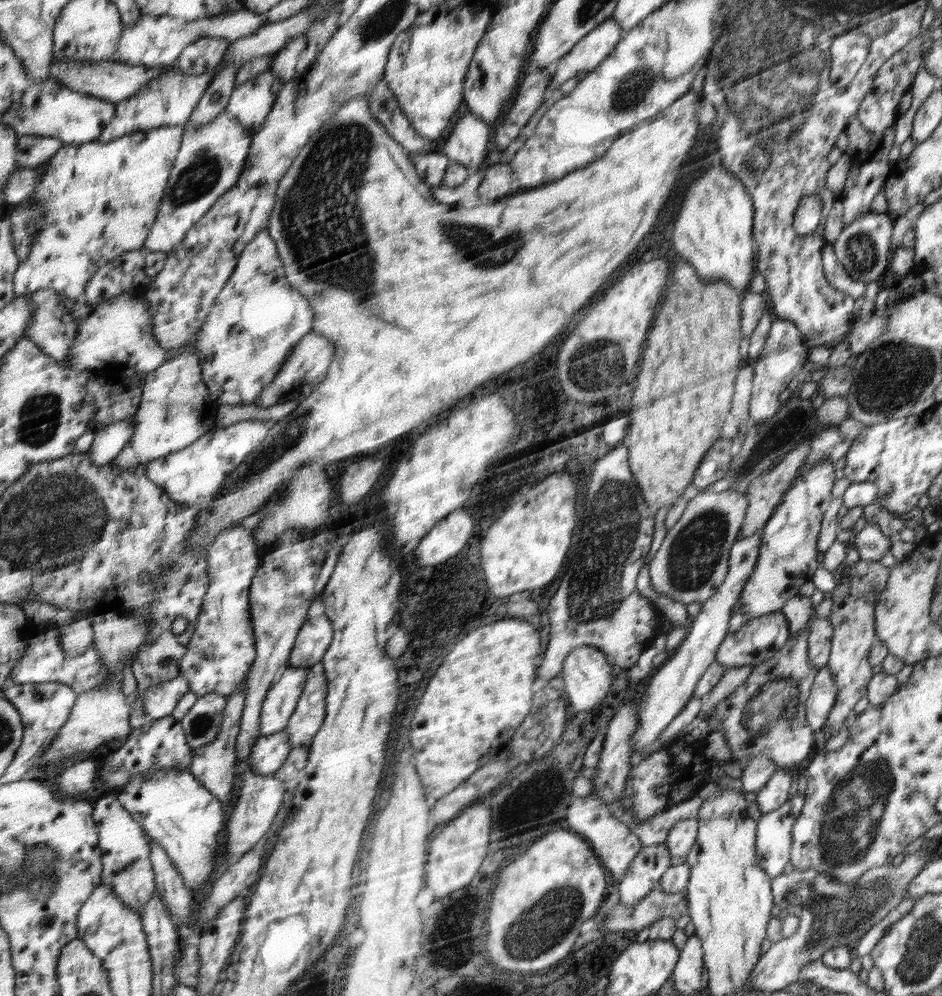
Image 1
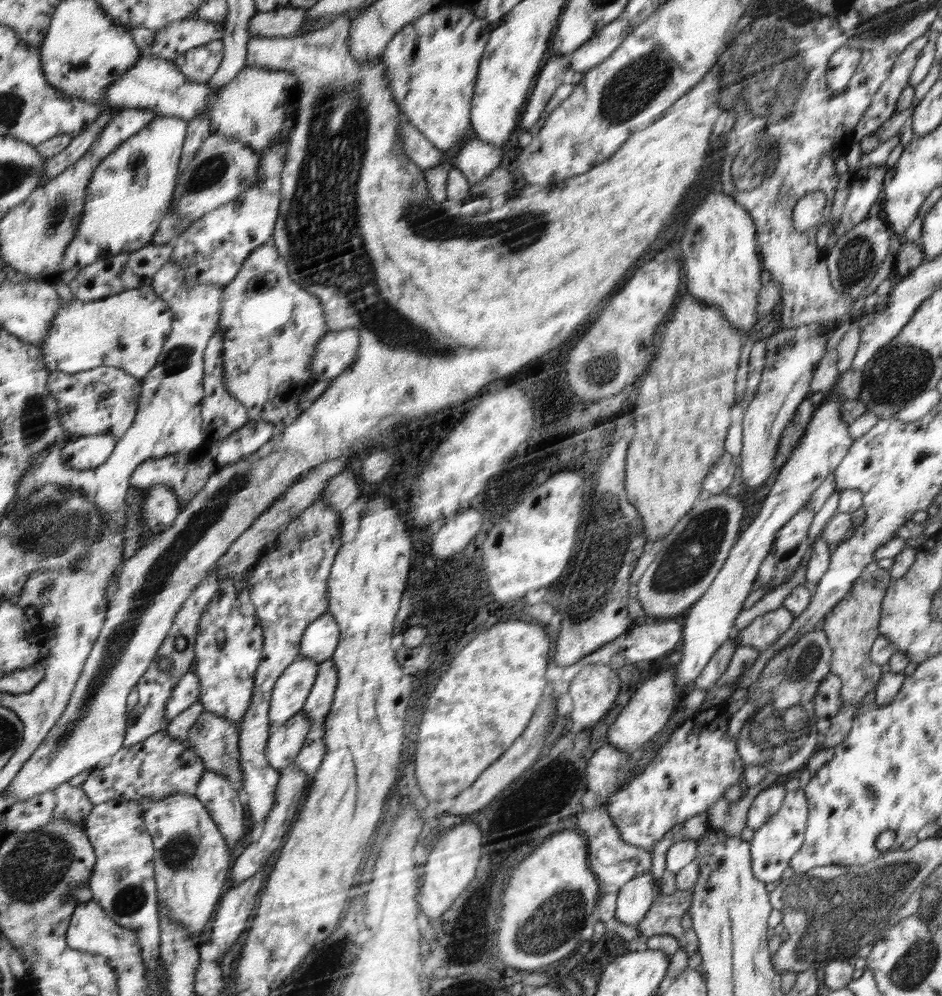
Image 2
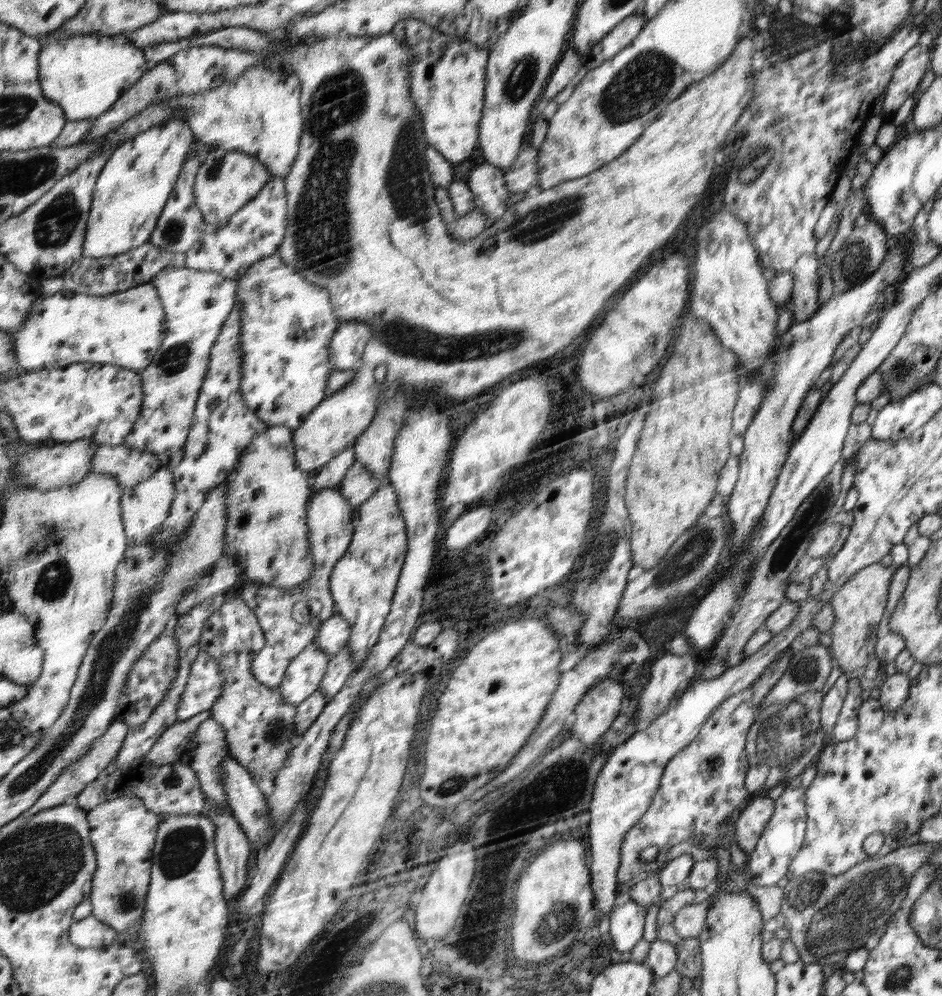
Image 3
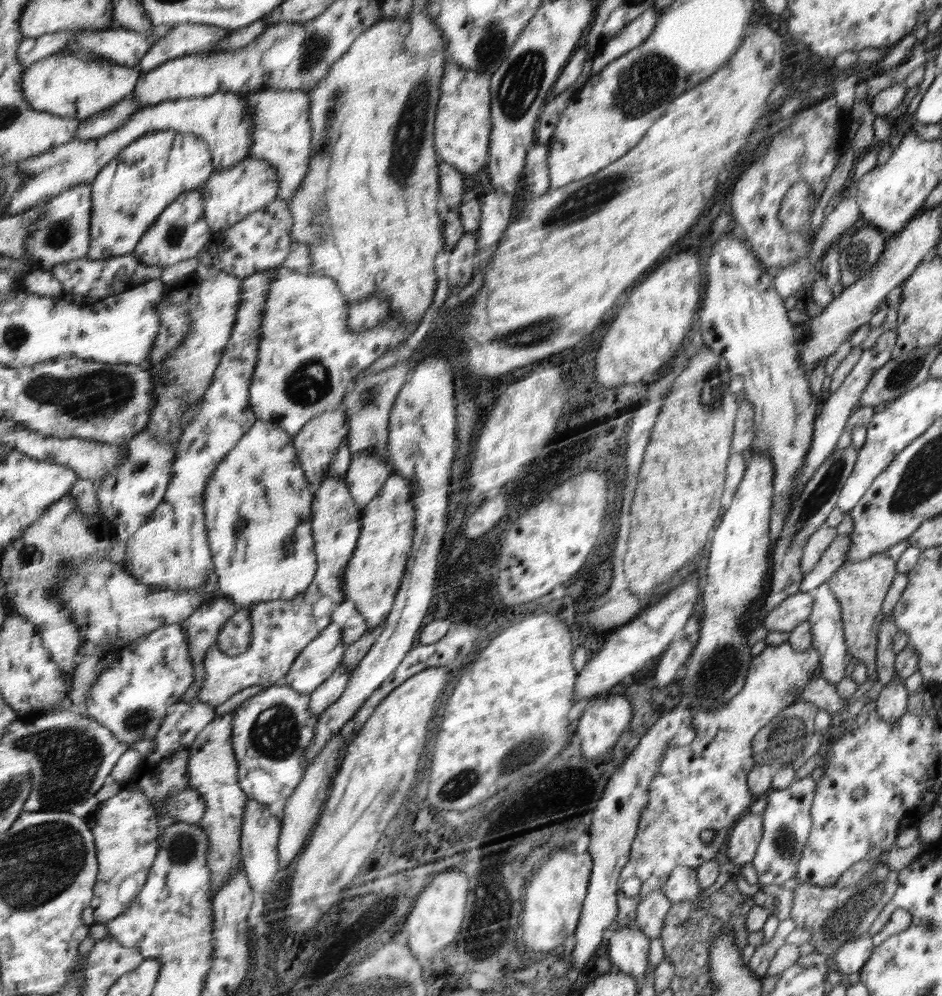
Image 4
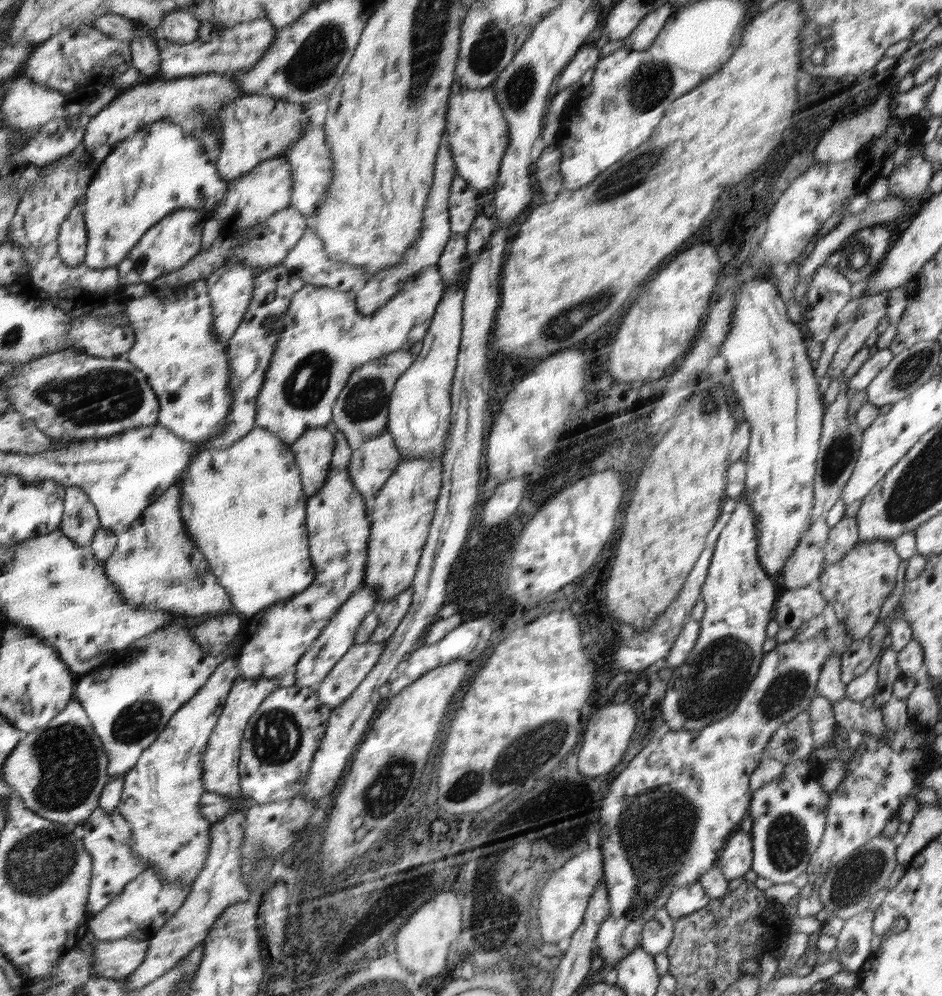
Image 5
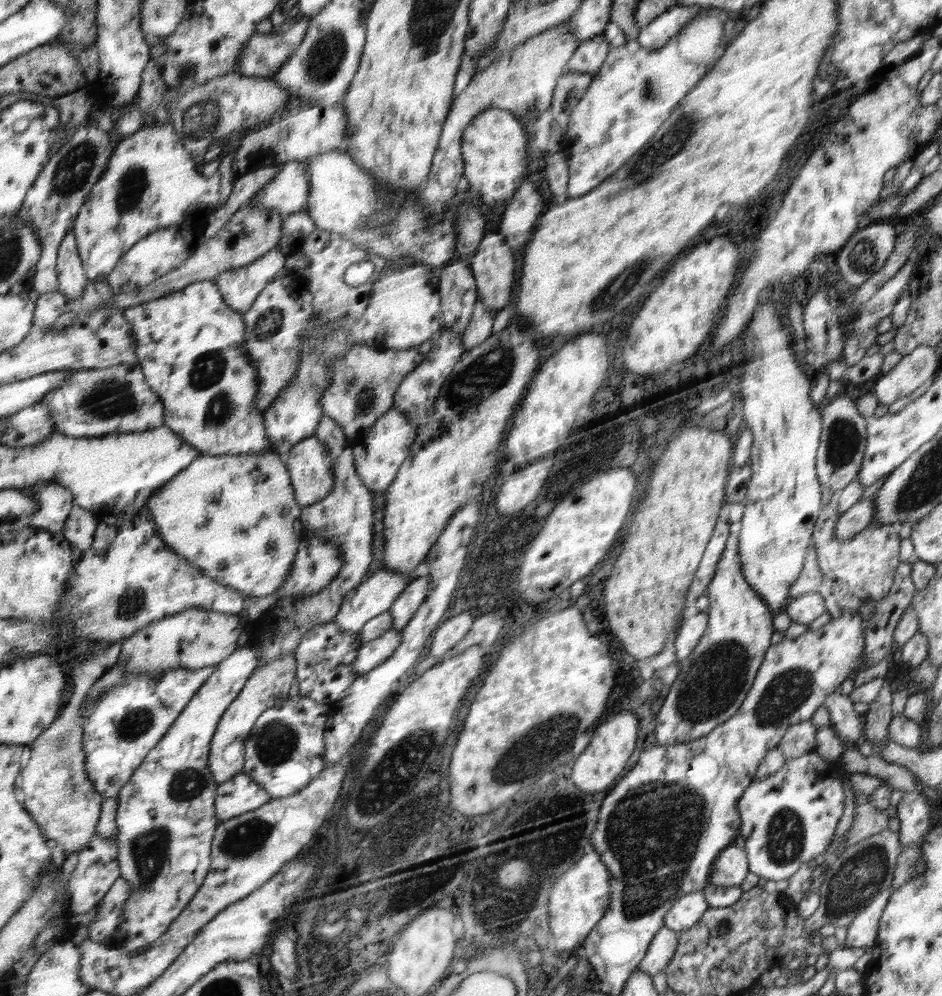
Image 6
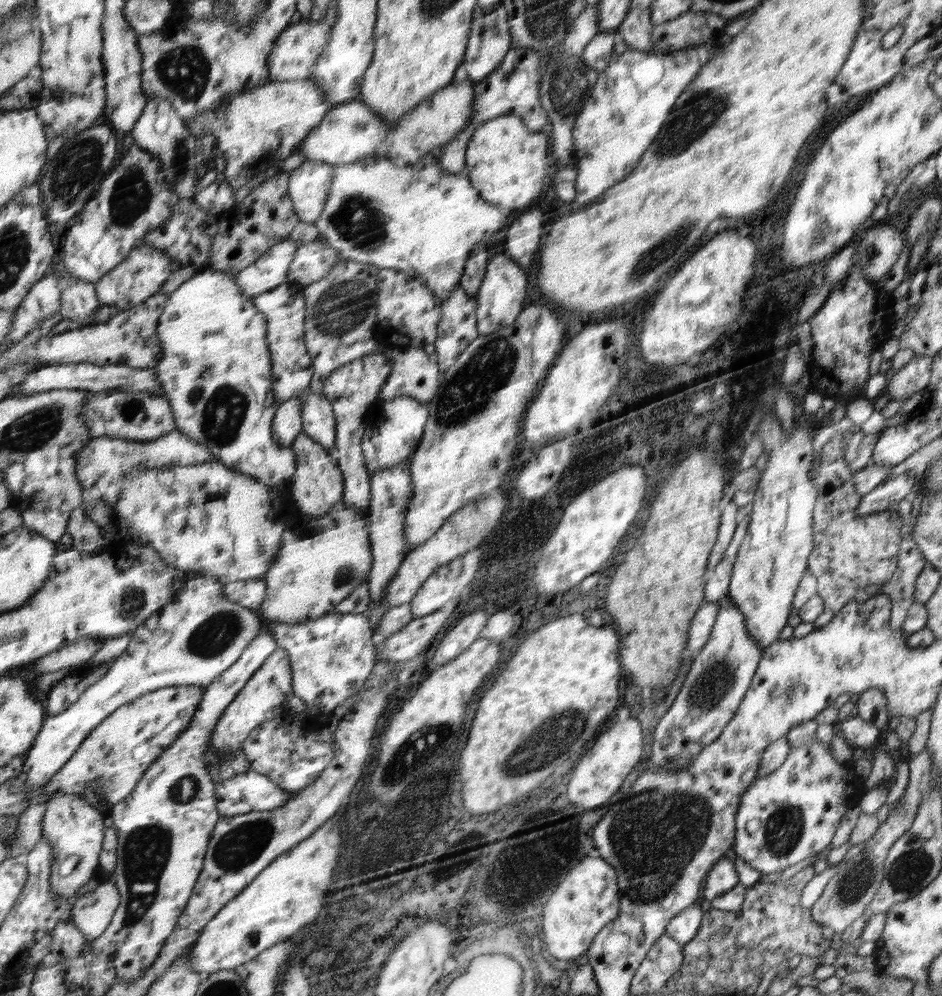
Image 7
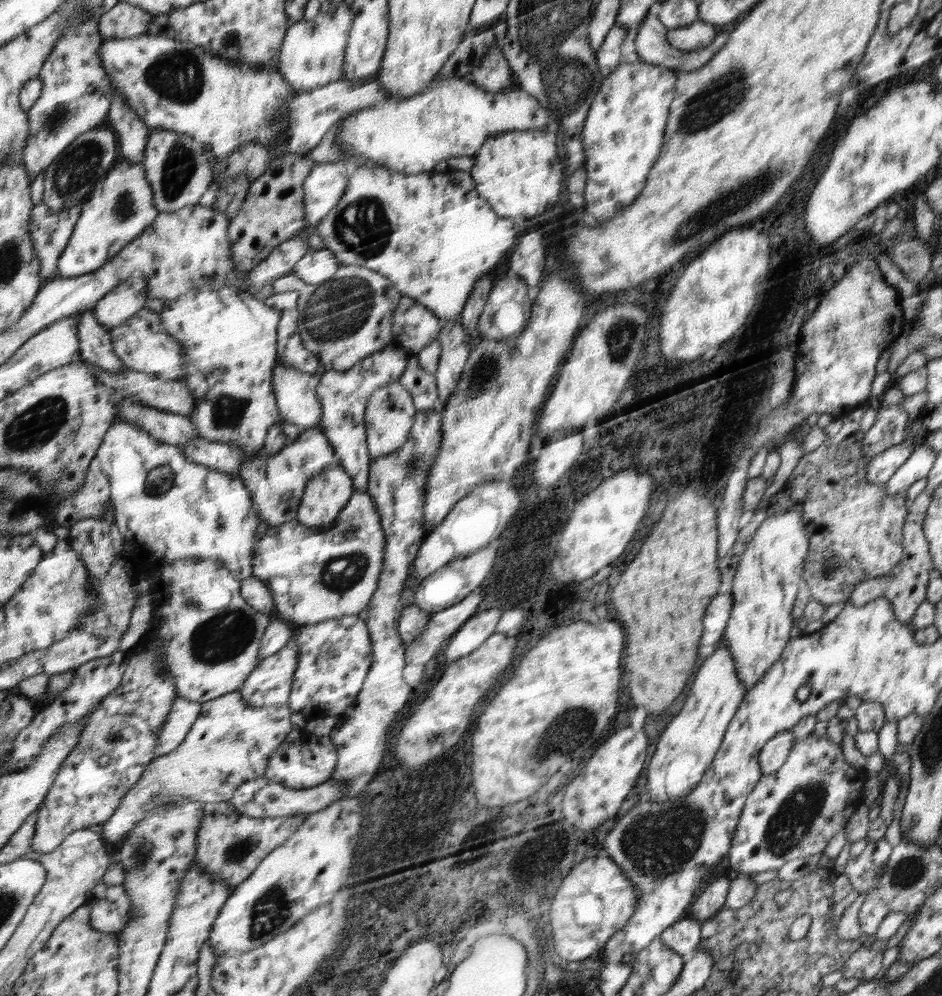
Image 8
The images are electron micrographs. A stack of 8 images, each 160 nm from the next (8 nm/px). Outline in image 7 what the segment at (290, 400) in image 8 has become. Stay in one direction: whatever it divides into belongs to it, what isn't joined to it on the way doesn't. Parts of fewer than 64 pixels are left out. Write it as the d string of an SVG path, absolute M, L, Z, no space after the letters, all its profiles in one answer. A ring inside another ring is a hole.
M304 390L296 398L304 405L303 435L312 437L326 449L332 447L336 438L336 416L332 404L321 394L310 390Z

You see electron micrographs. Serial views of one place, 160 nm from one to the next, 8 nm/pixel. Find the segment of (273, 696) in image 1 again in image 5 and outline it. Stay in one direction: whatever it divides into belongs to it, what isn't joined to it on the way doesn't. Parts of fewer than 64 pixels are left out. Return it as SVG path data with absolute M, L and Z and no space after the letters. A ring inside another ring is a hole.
M366 585L360 589L360 592L355 592L346 603L340 607L338 614L330 620L323 634L311 644L309 650L300 658L296 664L296 683L298 687L317 686L326 679L330 674L335 664L343 658L344 655L354 646L355 634L359 630L360 624L364 618L367 618L369 612L373 611L378 605L379 600L377 594L372 587Z

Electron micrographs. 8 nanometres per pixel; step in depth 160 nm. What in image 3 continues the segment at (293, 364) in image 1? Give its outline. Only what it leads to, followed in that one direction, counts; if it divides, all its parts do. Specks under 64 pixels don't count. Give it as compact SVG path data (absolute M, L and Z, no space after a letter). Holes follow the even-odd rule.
M345 320L332 338L330 360L332 372L356 368L364 357L371 328L359 320Z

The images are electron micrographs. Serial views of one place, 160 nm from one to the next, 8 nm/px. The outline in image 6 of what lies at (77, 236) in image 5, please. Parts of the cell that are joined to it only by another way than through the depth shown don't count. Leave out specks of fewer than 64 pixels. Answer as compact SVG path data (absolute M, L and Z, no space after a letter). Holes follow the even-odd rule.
M72 230L60 243L56 270L57 291L63 294L66 300L76 300L83 296L89 280L83 260L79 257L78 241Z

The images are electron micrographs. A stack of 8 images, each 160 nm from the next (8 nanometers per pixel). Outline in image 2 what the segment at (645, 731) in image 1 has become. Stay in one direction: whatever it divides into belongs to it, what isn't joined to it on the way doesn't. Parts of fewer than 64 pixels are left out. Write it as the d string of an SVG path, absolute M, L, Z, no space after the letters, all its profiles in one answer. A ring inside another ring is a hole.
M834 389L830 400L824 400L820 407L816 407L804 436L779 471L778 478L774 480L768 495L764 498L760 511L748 528L739 535L708 590L683 617L682 641L679 645L682 657L675 665L675 685L681 692L681 696L688 690L688 684L698 678L706 663L724 640L730 638L734 622L738 614L742 612L742 602L748 598L752 584L759 576L759 568L770 555L772 545L776 543L781 528L805 505L820 484L836 471L844 455L854 444L848 434L849 425L840 416L840 405L842 405L842 397Z

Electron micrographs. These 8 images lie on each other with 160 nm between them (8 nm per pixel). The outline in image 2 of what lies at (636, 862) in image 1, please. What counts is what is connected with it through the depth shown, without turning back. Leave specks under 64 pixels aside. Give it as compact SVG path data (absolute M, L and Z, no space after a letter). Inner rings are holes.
M642 872L630 883L624 884L618 890L616 919L628 926L637 926L644 917L657 896L654 891L654 875L652 872Z

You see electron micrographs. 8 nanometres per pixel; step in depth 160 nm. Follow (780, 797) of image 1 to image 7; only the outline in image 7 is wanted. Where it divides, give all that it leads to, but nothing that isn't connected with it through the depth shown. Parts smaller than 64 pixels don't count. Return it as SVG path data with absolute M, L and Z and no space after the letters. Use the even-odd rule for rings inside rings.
M724 857L708 876L701 904L707 907L714 899L724 895L726 891L730 891L739 882L734 862L728 857Z

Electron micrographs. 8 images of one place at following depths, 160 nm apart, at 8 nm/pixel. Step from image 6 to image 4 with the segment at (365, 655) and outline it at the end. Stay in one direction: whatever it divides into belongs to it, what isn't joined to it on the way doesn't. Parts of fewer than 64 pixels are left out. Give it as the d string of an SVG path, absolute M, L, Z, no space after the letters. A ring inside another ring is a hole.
M339 665L334 674L318 690L309 694L309 712L318 716L329 706L332 706L346 690L346 685L350 681L350 675L350 671L345 671L345 668Z

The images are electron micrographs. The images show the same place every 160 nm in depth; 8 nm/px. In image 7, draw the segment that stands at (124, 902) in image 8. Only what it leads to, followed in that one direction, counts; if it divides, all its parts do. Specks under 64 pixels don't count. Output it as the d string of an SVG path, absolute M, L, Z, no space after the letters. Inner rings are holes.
M113 881L106 882L98 890L74 899L70 919L92 942L108 928L113 913L118 909L120 895Z

